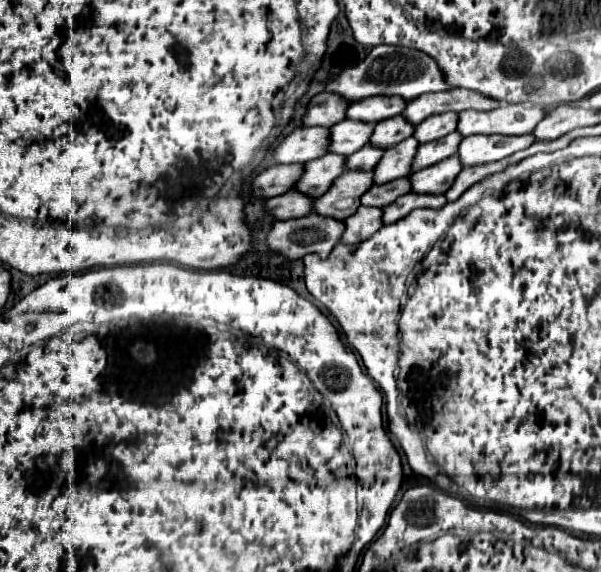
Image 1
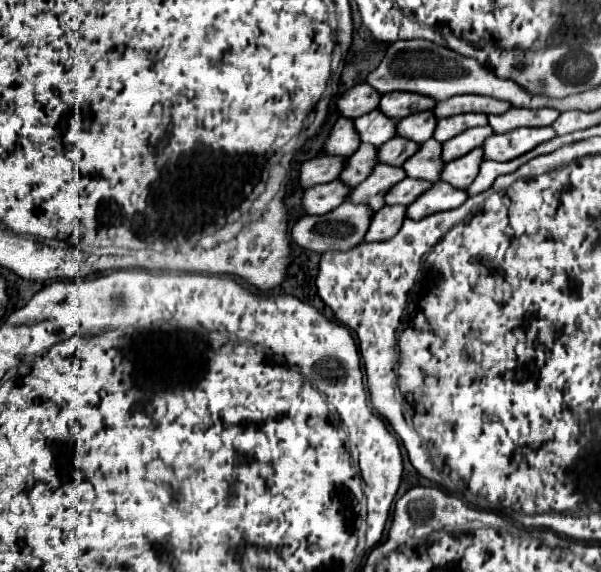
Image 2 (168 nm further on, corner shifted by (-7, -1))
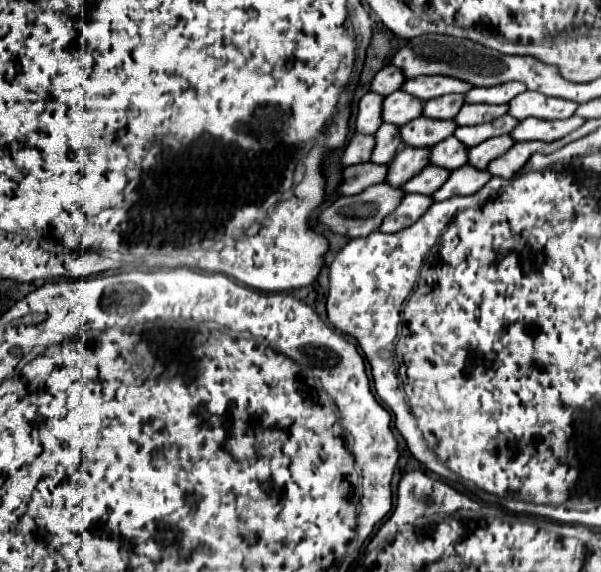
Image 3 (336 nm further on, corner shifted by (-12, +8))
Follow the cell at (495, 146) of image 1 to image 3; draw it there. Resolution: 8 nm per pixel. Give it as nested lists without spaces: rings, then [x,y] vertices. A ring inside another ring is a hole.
[[[570,117],[570,119],[562,119],[562,121],[544,121],[544,119],[524,119],[518,123],[518,127],[514,127],[514,131],[510,133],[510,137],[518,143],[518,141],[556,141],[564,135],[568,135],[570,131],[578,129],[584,123],[584,119],[580,117]]]

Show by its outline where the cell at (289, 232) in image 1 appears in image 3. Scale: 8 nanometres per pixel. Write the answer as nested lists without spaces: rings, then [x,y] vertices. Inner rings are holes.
[[[378,183],[378,185],[372,185],[372,187],[364,189],[362,193],[354,195],[354,197],[340,197],[338,201],[328,205],[320,213],[318,221],[324,227],[328,227],[332,233],[340,233],[340,235],[348,235],[348,237],[366,237],[380,227],[382,219],[396,209],[396,205],[400,203],[402,197],[404,197],[402,189],[394,189],[390,185]]]

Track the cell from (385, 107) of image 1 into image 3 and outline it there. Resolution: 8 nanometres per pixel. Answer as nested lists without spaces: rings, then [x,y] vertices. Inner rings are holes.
[[[434,75],[434,77],[414,77],[414,79],[408,79],[400,87],[400,91],[406,91],[408,95],[418,97],[420,101],[428,101],[428,99],[450,95],[450,93],[466,93],[470,87],[472,87],[470,83],[458,81],[458,79]]]

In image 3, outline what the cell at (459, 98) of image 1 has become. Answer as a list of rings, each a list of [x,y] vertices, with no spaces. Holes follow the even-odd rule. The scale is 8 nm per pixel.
[[[502,83],[496,87],[472,87],[468,93],[464,93],[466,103],[494,103],[502,105],[514,99],[518,93],[526,91],[522,83]]]

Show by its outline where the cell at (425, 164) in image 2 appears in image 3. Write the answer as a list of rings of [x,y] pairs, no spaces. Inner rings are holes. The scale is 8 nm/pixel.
[[[448,137],[430,149],[430,163],[436,167],[454,171],[466,165],[466,161],[468,161],[468,149],[456,137]]]

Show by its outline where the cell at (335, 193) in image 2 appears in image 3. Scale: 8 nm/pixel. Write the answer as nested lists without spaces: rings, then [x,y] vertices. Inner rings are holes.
[[[358,163],[342,171],[342,185],[338,185],[340,195],[358,195],[366,187],[382,183],[386,175],[386,165],[376,163]]]

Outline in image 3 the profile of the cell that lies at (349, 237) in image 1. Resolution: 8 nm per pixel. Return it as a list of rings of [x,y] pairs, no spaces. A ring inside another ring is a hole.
[[[416,193],[416,195],[402,197],[396,211],[392,211],[390,215],[384,217],[380,231],[382,233],[396,233],[396,231],[410,227],[418,219],[418,215],[422,215],[430,205],[432,205],[432,197],[426,197],[426,195]]]

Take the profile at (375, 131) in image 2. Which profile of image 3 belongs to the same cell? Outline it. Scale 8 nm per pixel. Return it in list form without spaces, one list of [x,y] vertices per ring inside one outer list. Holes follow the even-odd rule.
[[[404,91],[390,93],[382,103],[382,121],[398,127],[408,123],[410,119],[420,117],[420,113],[422,113],[422,101],[414,99]]]

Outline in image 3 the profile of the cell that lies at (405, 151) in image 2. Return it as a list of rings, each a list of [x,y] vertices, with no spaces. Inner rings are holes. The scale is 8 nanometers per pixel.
[[[418,117],[400,127],[400,139],[410,147],[432,147],[438,141],[450,137],[454,129],[456,129],[454,121]]]

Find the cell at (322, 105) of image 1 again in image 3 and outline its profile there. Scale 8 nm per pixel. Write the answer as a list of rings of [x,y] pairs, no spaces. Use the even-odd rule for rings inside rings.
[[[386,65],[384,69],[380,69],[374,75],[374,79],[370,83],[370,91],[386,97],[386,95],[394,93],[402,83],[404,83],[404,75],[394,65]]]

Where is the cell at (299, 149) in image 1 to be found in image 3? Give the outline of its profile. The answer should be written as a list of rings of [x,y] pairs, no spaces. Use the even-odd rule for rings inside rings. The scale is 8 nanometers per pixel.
[[[366,93],[360,103],[358,103],[358,115],[356,115],[356,133],[362,135],[374,135],[374,131],[382,125],[380,119],[380,107],[382,107],[382,99],[376,93]]]

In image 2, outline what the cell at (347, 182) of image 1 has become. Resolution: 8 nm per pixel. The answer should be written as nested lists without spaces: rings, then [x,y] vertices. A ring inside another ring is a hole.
[[[377,164],[375,170],[359,186],[351,190],[349,200],[357,204],[369,204],[375,212],[385,206],[385,194],[405,178],[405,170],[399,166]]]

